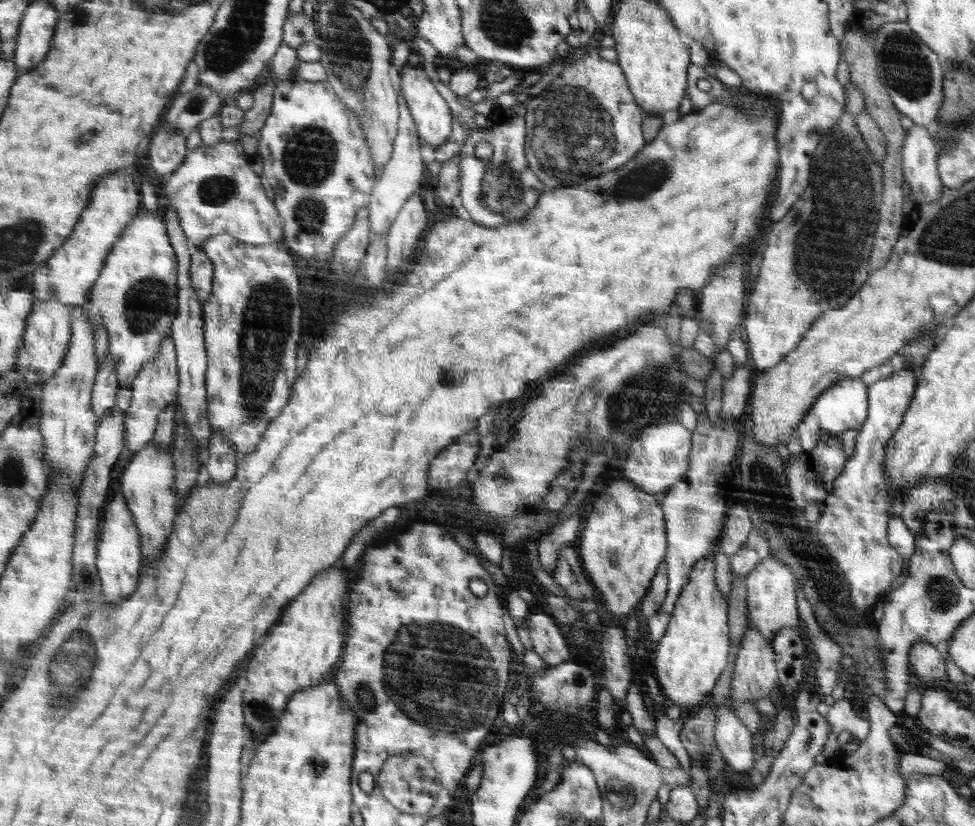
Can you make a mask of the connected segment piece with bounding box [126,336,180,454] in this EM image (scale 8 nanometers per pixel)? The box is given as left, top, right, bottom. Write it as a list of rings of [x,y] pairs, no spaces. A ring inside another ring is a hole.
[[[165,336],[162,354],[147,362],[133,384],[134,401],[127,412],[127,448],[136,454],[144,450],[157,436],[161,414],[175,401],[179,389],[180,374],[177,366],[176,346],[172,336]]]

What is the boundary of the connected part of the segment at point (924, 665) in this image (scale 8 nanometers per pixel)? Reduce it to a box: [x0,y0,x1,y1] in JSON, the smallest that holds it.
[909,642,950,688]

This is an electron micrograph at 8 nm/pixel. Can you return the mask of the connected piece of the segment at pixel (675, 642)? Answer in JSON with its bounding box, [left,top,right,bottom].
[656,558,729,713]

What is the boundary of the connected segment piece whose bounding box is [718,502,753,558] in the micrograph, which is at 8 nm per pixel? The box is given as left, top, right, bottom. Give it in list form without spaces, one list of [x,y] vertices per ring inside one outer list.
[[[744,502],[737,503],[726,515],[725,533],[718,545],[720,550],[729,558],[742,548],[752,532],[753,524],[751,521]]]

